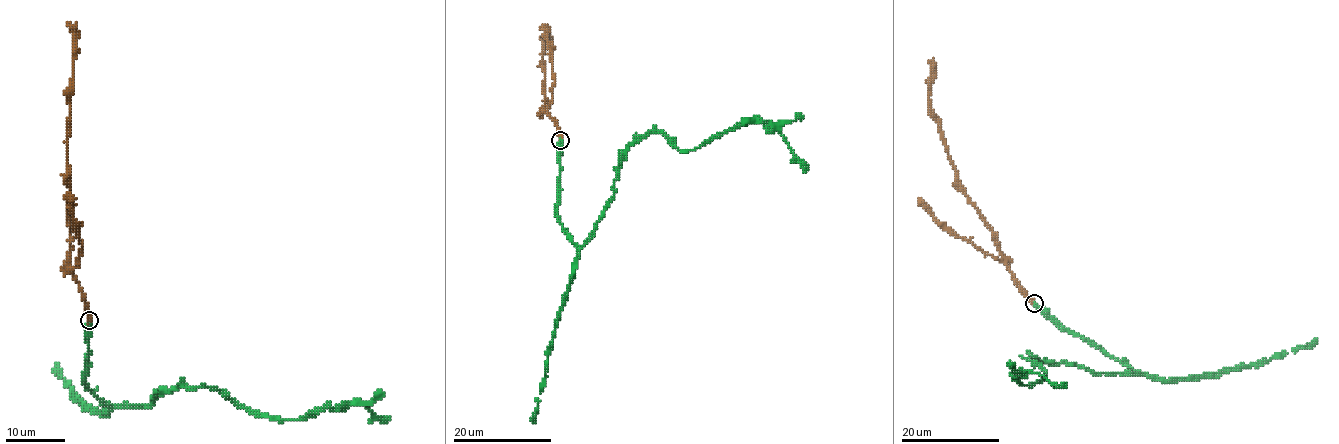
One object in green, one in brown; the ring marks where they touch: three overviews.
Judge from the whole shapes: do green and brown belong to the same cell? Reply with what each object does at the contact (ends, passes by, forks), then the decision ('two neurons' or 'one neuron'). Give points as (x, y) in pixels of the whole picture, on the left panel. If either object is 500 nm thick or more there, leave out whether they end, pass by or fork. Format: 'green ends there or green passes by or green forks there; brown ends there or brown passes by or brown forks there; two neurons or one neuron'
green ends there; brown ends there; one neuron

